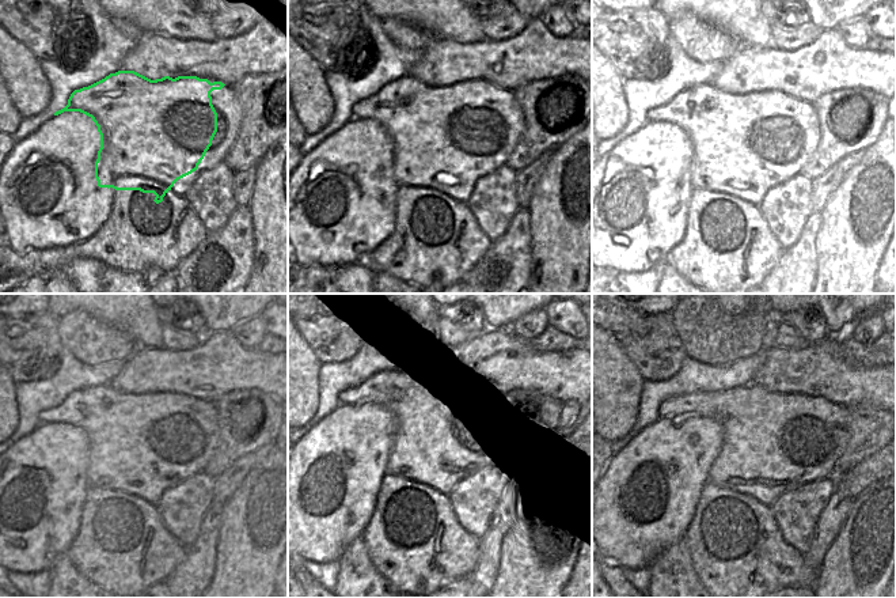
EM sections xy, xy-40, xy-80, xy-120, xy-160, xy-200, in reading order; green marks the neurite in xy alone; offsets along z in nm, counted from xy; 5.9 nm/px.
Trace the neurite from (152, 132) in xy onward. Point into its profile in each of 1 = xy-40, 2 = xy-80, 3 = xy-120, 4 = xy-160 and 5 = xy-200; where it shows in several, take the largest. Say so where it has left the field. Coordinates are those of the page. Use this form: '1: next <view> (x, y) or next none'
1: next xy-40 (445, 139)
2: next xy-80 (745, 144)
3: next xy-120 (143, 445)
4: next xy-160 (450, 443)
5: next xy-200 (726, 435)

